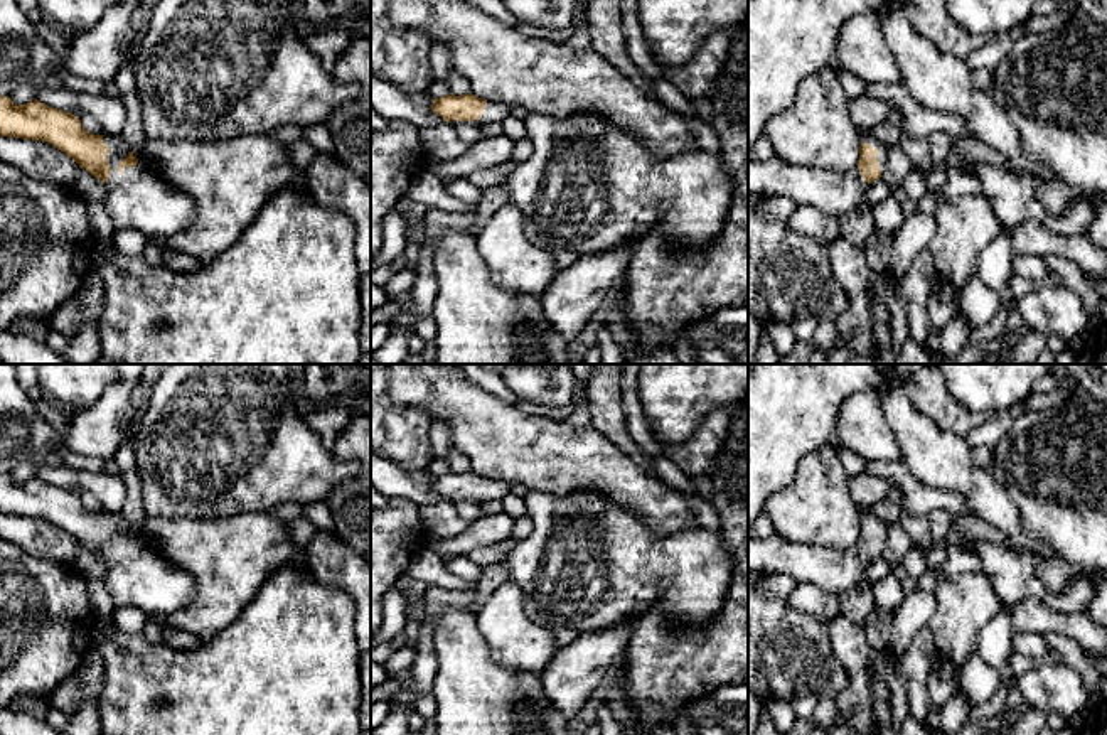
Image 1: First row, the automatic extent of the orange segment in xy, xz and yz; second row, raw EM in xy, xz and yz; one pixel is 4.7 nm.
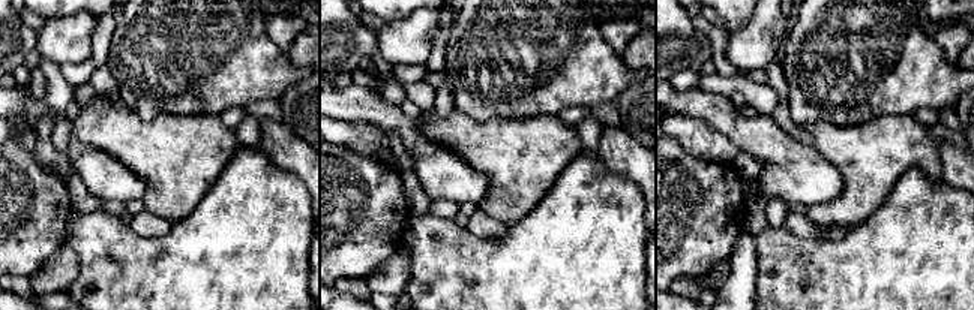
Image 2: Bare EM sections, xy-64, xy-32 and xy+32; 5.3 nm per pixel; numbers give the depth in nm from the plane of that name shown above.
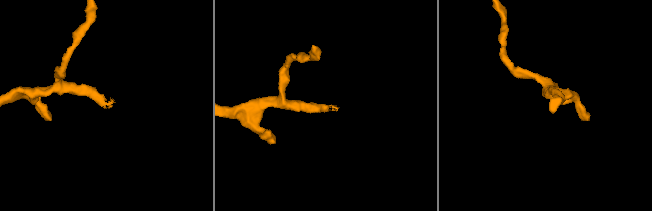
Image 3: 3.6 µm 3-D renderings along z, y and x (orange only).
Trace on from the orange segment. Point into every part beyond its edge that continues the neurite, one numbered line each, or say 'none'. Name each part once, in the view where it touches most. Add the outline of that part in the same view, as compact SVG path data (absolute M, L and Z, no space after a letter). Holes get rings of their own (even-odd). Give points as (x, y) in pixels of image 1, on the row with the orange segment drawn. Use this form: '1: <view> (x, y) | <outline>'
1: xy (142, 199) | M108 133L103 142L110 148L106 158L111 169L103 184L103 206L116 231L130 228L150 239L168 239L194 223L195 202L189 194L170 185L160 172L142 160L133 169L123 167L120 172L118 165L131 147L121 137Z

